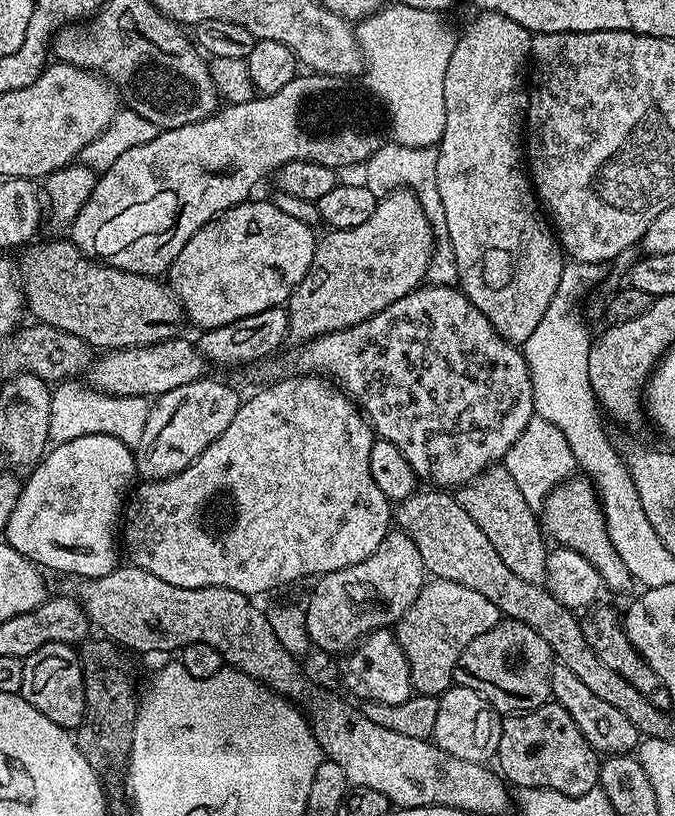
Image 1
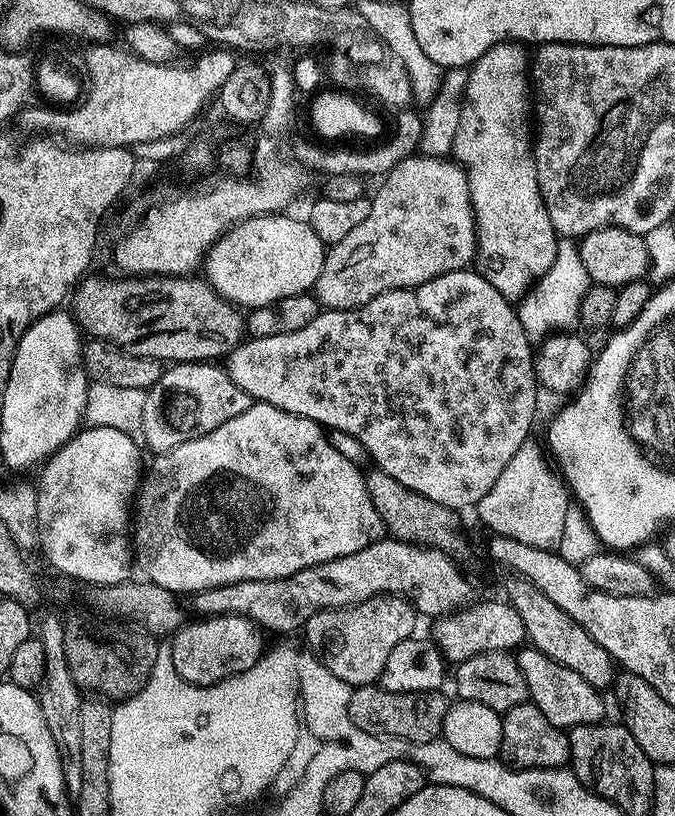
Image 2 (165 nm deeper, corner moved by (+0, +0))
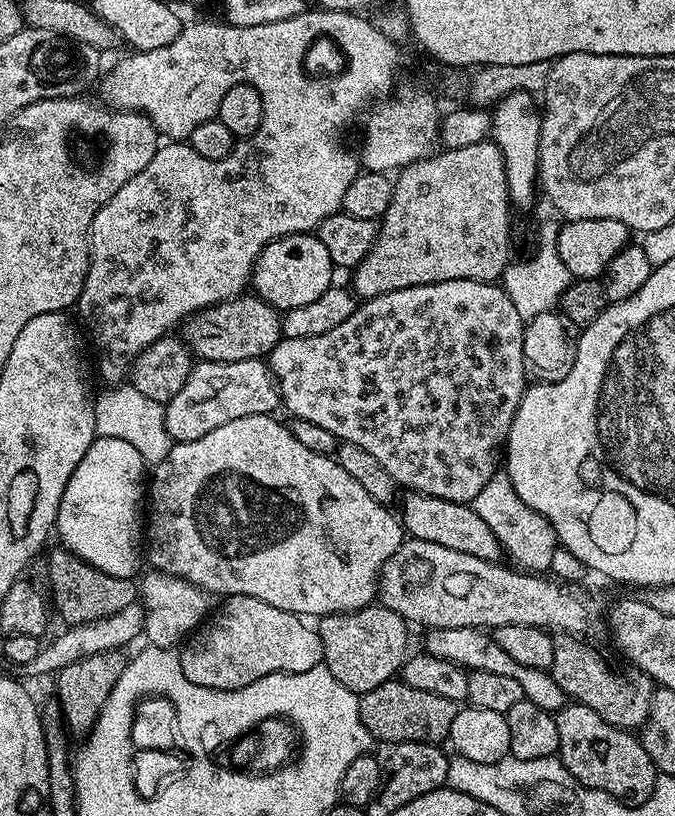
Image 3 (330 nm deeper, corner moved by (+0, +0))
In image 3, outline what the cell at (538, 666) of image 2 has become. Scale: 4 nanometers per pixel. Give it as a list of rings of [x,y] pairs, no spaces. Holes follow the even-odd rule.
[[[430,628],[423,633],[423,651],[434,658],[442,658],[446,662],[454,662],[460,668],[473,672],[489,672],[490,674],[506,674],[506,678],[514,678],[518,686],[522,686],[524,699],[534,702],[534,706],[542,706],[542,710],[557,713],[566,703],[564,692],[554,682],[551,671],[543,668],[522,666],[498,646],[498,642],[487,631],[478,628]]]

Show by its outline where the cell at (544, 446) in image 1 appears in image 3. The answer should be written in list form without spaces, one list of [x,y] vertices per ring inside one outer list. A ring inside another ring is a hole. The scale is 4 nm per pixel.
[[[498,470],[486,486],[482,486],[478,498],[471,501],[472,509],[494,530],[494,538],[498,538],[503,555],[509,556],[511,563],[517,569],[533,574],[544,574],[549,571],[554,562],[554,550],[558,546],[556,531],[542,514],[530,510],[522,498],[518,498],[518,490],[510,482],[507,471]]]

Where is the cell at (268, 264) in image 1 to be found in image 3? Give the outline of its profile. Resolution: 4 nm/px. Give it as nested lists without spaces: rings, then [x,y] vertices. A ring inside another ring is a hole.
[[[299,232],[271,240],[258,254],[252,267],[250,288],[261,300],[281,313],[289,312],[294,306],[306,306],[314,298],[322,298],[328,288],[333,287],[334,265],[326,246],[314,234]]]

